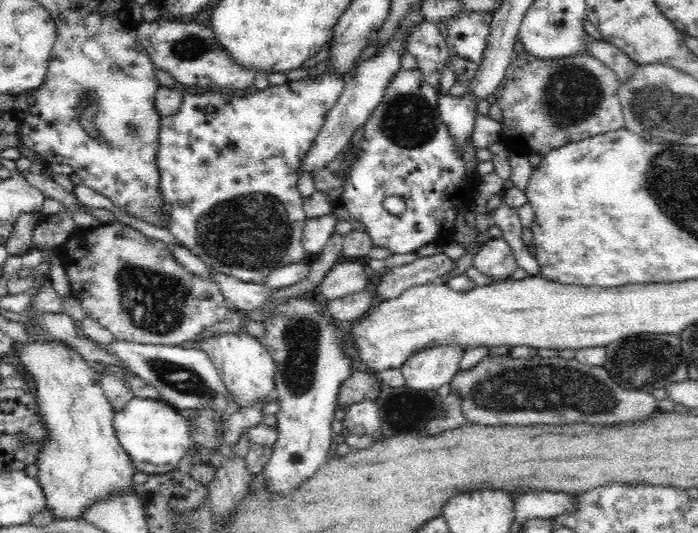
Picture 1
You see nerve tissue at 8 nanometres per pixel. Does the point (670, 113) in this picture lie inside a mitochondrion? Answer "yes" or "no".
yes

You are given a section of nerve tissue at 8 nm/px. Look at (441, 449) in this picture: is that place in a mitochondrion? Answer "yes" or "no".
no

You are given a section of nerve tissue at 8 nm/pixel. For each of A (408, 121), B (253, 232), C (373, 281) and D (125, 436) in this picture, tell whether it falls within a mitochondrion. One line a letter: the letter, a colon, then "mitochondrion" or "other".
A: mitochondrion
B: mitochondrion
C: other
D: other

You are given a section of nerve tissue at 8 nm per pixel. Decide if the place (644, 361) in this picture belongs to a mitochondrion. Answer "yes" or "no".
yes

